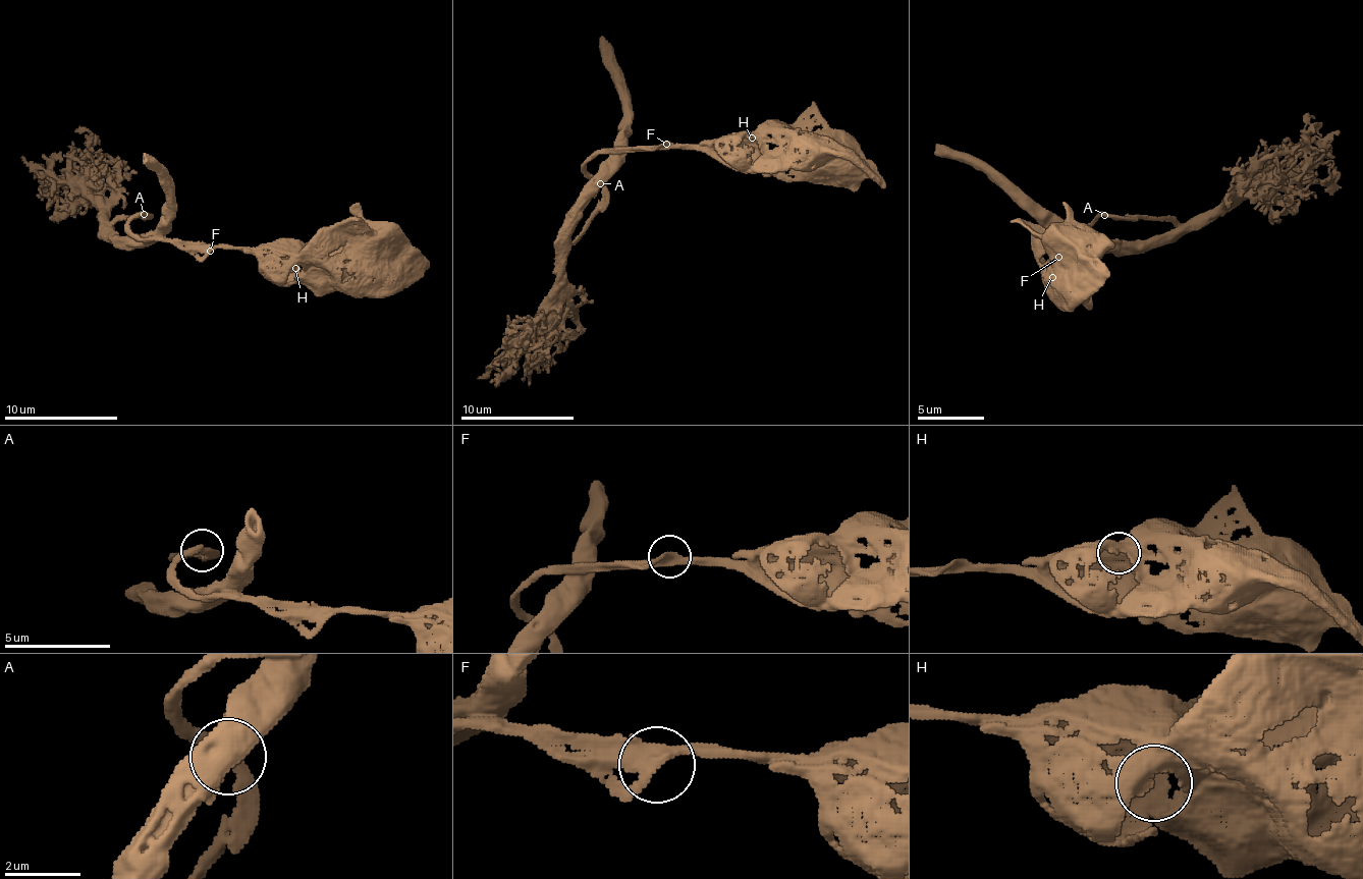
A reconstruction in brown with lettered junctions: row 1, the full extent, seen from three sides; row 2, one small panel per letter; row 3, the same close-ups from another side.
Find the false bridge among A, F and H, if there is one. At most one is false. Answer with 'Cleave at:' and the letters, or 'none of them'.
Cleave at: none of them

